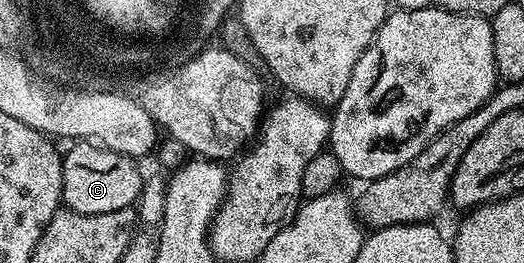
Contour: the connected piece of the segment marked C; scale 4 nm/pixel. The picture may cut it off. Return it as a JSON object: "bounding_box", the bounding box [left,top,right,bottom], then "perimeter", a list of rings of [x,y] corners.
{"bounding_box":[62,141,144,215],"perimeter":[[[76,141],[69,147],[72,148],[62,155],[62,203],[67,210],[77,211],[79,215],[114,213],[132,207],[139,200],[140,190],[144,188],[144,175],[137,160],[91,141]]]}

